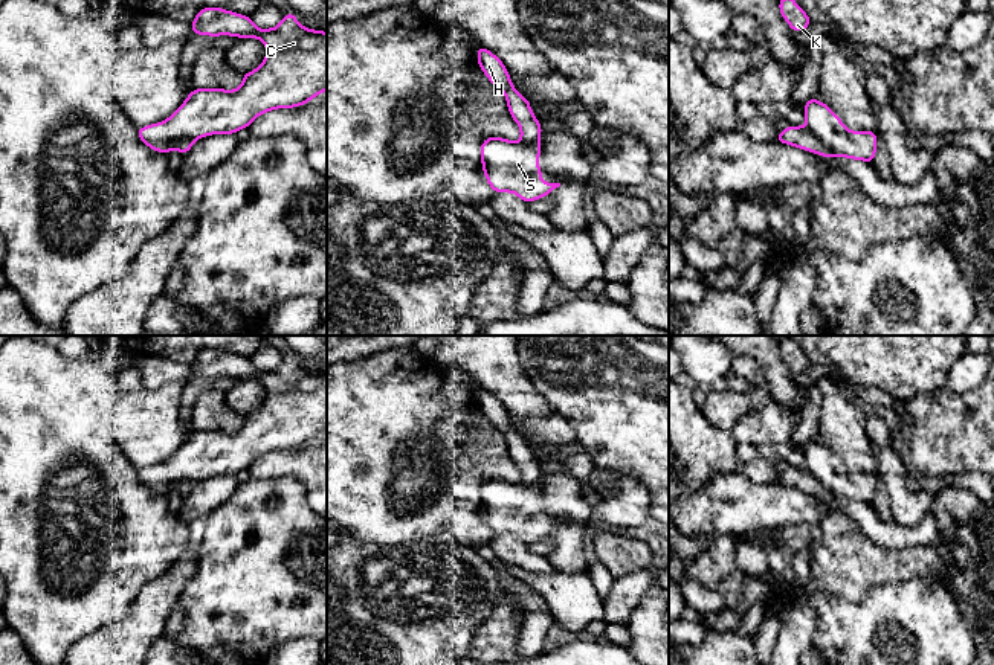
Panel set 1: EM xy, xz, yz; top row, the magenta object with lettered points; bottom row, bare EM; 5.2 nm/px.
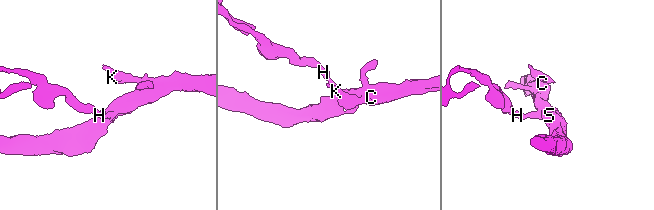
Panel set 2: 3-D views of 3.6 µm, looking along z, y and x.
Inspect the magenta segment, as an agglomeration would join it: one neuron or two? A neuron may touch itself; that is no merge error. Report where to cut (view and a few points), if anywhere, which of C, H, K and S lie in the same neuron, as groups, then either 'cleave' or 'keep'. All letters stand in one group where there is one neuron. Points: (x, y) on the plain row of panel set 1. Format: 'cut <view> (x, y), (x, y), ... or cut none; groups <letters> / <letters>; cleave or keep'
cut yz (805, 469), (832, 496); groups C K S / H; cleave

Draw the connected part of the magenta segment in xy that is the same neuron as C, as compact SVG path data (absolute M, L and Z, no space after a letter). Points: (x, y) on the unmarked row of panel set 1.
M203 349L191 371L195 377L258 380L267 397L237 432L195 430L166 462L137 470L137 479L154 493L169 496L185 479L235 476L263 455L305 447L327 432L327 374L304 369L295 354L276 369L258 371L247 357Z

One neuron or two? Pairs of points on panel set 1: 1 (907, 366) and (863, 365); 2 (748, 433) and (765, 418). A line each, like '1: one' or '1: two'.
1: one
2: one

